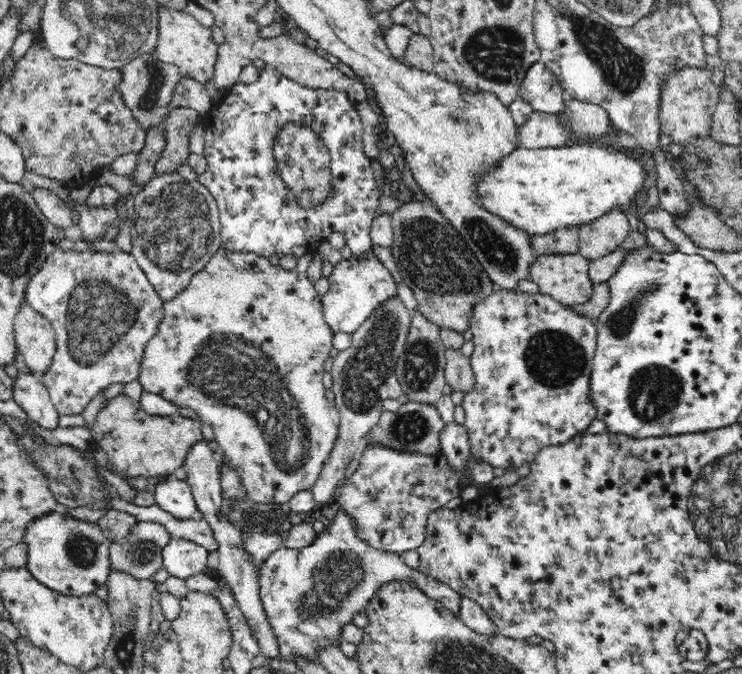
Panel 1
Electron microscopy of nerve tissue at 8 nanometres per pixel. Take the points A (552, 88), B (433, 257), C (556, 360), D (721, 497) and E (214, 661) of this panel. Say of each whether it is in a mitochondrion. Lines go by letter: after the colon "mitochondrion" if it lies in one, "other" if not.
A: mitochondrion
B: mitochondrion
C: mitochondrion
D: mitochondrion
E: other

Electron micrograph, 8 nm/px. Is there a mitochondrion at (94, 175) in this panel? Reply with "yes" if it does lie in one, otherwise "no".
no

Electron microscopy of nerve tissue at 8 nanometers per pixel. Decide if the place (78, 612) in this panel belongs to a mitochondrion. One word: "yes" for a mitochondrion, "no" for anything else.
no

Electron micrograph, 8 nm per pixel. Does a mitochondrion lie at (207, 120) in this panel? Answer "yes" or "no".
no

